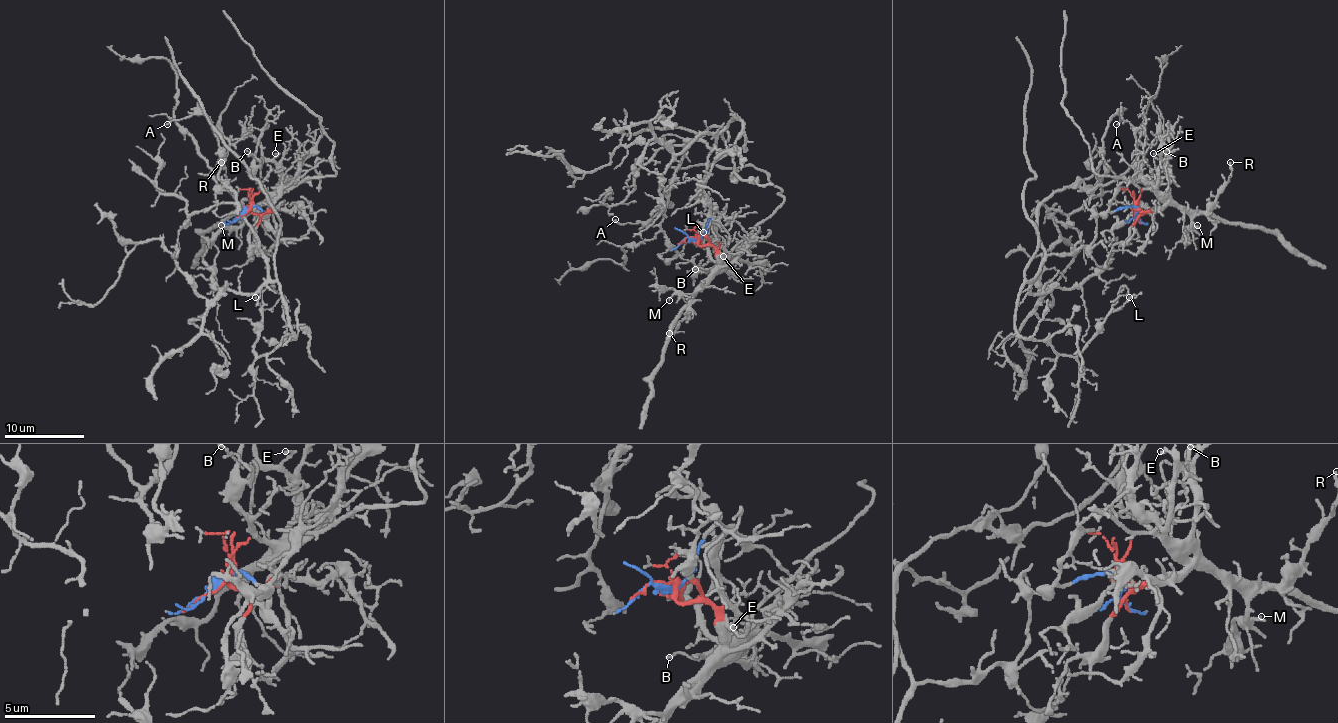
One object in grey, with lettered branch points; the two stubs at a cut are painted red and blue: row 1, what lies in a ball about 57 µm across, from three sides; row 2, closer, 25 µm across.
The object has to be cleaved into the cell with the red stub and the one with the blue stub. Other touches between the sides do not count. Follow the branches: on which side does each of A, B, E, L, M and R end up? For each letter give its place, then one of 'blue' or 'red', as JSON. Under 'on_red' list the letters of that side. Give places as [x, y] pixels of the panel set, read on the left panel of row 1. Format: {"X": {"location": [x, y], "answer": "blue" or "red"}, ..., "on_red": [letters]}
{"A": {"location": [167, 124], "answer": "blue"}, "B": {"location": [247, 151], "answer": "red"}, "E": {"location": [275, 153], "answer": "red"}, "L": {"location": [255, 297], "answer": "blue"}, "M": {"location": [221, 225], "answer": "red"}, "R": {"location": [221, 162], "answer": "red"}, "on_red": ["B", "E", "M", "R"]}

